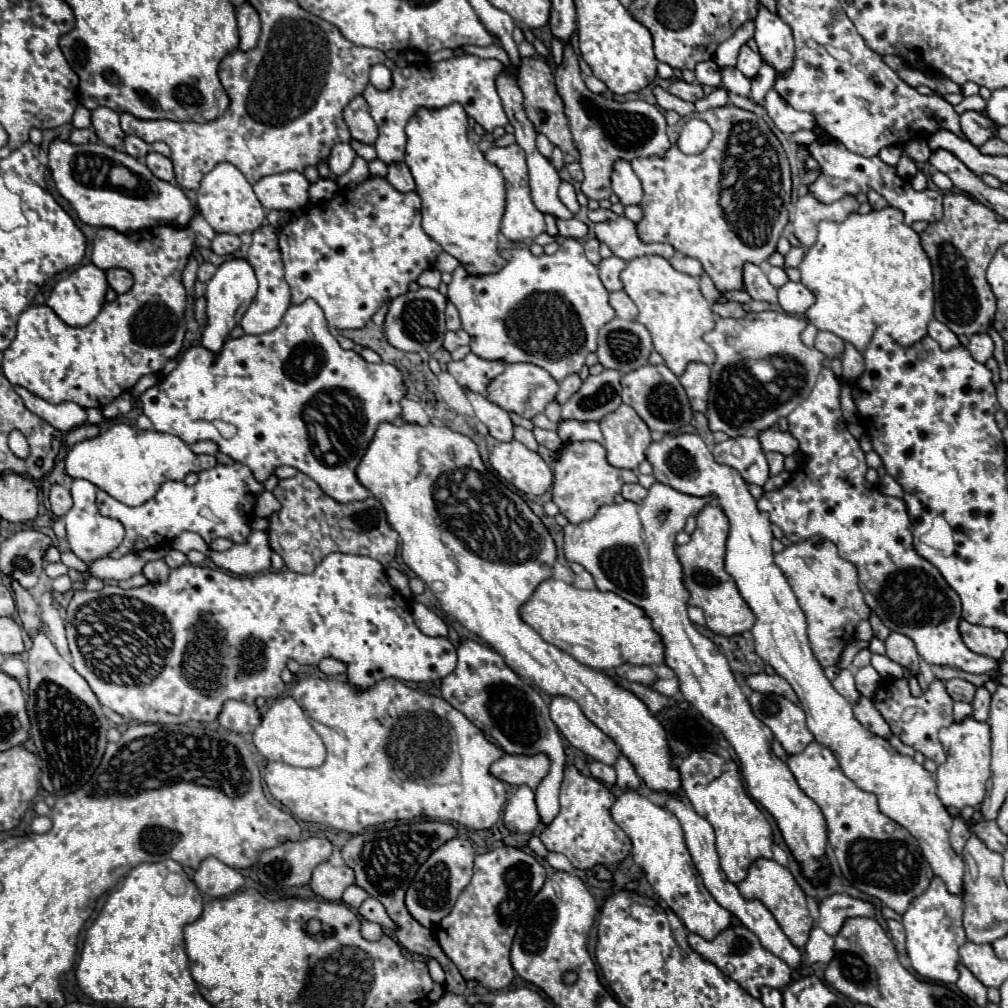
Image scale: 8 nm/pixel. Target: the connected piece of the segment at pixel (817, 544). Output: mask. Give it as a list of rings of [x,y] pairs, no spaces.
[[[808,538],[790,544],[782,552],[774,554],[774,562],[784,572],[800,602],[800,608],[808,618],[808,640],[820,666],[826,668],[838,664],[838,656],[842,654],[844,646],[854,640],[856,624],[872,614],[858,588],[856,566],[840,558],[838,548],[822,538]]]

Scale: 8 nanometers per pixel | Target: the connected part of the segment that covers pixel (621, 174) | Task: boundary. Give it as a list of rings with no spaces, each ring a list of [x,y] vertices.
[[[614,162],[612,170],[612,190],[620,196],[620,202],[626,204],[638,204],[642,200],[642,184],[638,182],[638,176],[634,174],[630,162]]]

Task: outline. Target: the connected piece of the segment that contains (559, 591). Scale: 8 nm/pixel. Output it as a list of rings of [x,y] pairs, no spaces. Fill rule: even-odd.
[[[568,562],[562,566],[572,570],[574,580],[570,584],[544,580],[520,608],[520,618],[526,624],[530,624],[546,642],[594,670],[612,670],[626,662],[644,666],[664,662],[662,640],[638,606],[614,592],[596,590],[591,574],[580,564]]]

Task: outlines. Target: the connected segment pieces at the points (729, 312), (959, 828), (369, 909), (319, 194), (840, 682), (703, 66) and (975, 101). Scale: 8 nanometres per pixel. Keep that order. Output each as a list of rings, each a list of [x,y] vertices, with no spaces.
[[[714,302],[712,310],[718,316],[732,316],[732,318],[742,318],[746,314],[744,306],[738,304],[738,302]]]
[[[956,816],[954,818],[954,824],[952,824],[952,830],[950,830],[950,844],[952,849],[959,855],[962,854],[964,849],[964,844],[966,844],[966,840],[972,836],[972,832],[970,832],[970,828],[968,828],[968,824],[960,818],[960,816]]]
[[[366,898],[366,902],[362,902],[360,906],[360,916],[364,920],[370,920],[370,922],[376,922],[380,924],[382,928],[390,928],[394,930],[396,924],[390,920],[390,916],[386,914],[386,908],[376,900],[376,898]]]
[[[320,178],[316,184],[310,186],[310,200],[320,202],[320,200],[330,200],[338,192],[338,186],[334,180],[324,180]]]
[[[840,670],[840,674],[832,680],[832,686],[834,686],[834,690],[838,694],[842,694],[852,704],[860,698],[860,694],[858,694],[858,690],[854,686],[854,676],[852,676],[850,670]]]
[[[708,60],[708,62],[700,62],[698,66],[696,66],[696,80],[700,82],[700,84],[704,84],[704,86],[720,86],[720,82],[722,82],[722,72],[720,72],[720,68],[716,66],[716,62],[714,60]]]
[[[964,96],[964,100],[955,106],[954,109],[959,115],[967,110],[984,110],[986,108],[986,100],[982,96]]]

